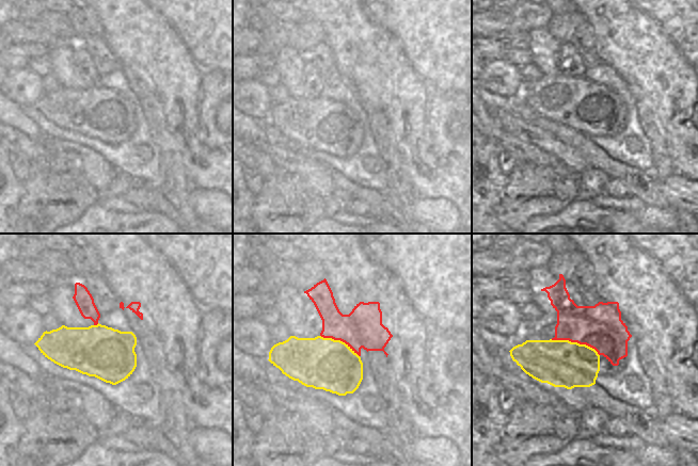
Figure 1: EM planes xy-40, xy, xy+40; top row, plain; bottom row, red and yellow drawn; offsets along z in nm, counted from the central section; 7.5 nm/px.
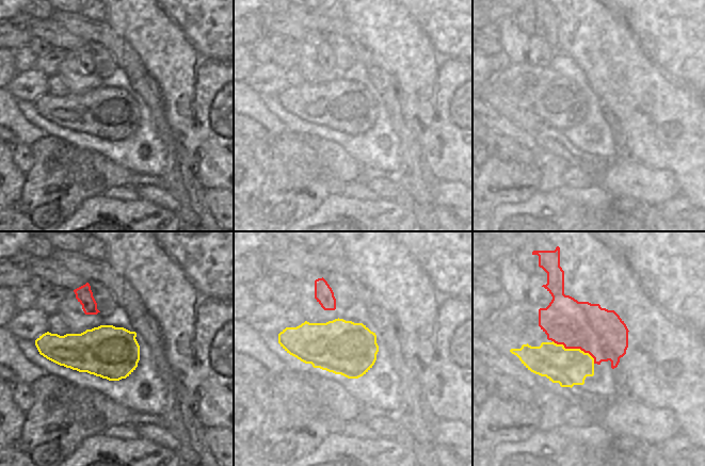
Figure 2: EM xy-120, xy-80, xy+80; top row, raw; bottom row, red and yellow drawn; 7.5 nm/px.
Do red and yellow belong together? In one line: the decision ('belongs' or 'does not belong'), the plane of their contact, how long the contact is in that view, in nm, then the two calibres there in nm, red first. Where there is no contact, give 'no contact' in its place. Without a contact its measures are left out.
belongs | xy+40 | 380 nm | 340/360 nm

